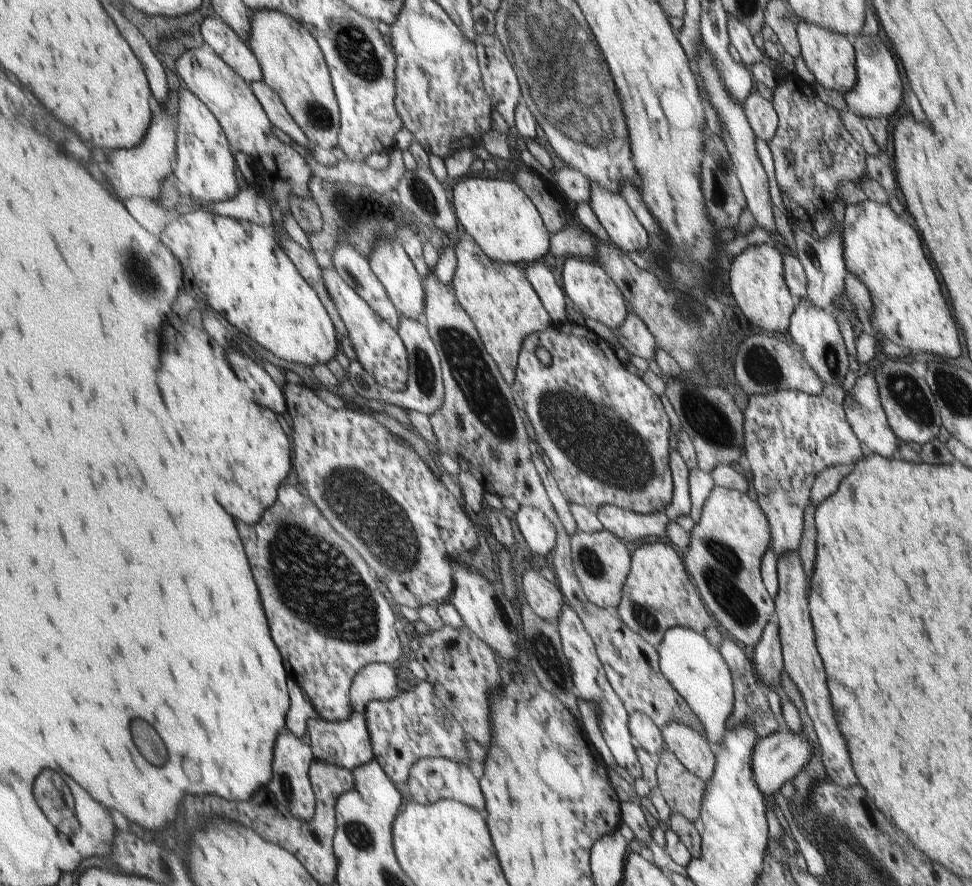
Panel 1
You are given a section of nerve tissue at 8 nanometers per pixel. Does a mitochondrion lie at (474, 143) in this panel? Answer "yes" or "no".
no

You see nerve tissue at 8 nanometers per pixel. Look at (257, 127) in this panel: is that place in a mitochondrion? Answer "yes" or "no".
no

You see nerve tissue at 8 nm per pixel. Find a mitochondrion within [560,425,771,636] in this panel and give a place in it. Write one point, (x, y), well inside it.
(721, 566)

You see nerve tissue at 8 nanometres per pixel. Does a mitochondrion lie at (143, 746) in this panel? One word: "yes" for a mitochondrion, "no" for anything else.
yes

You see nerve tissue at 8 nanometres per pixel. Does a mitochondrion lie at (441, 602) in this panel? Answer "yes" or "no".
no

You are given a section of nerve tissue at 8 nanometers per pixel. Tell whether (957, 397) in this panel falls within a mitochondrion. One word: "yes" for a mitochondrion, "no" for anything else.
yes

